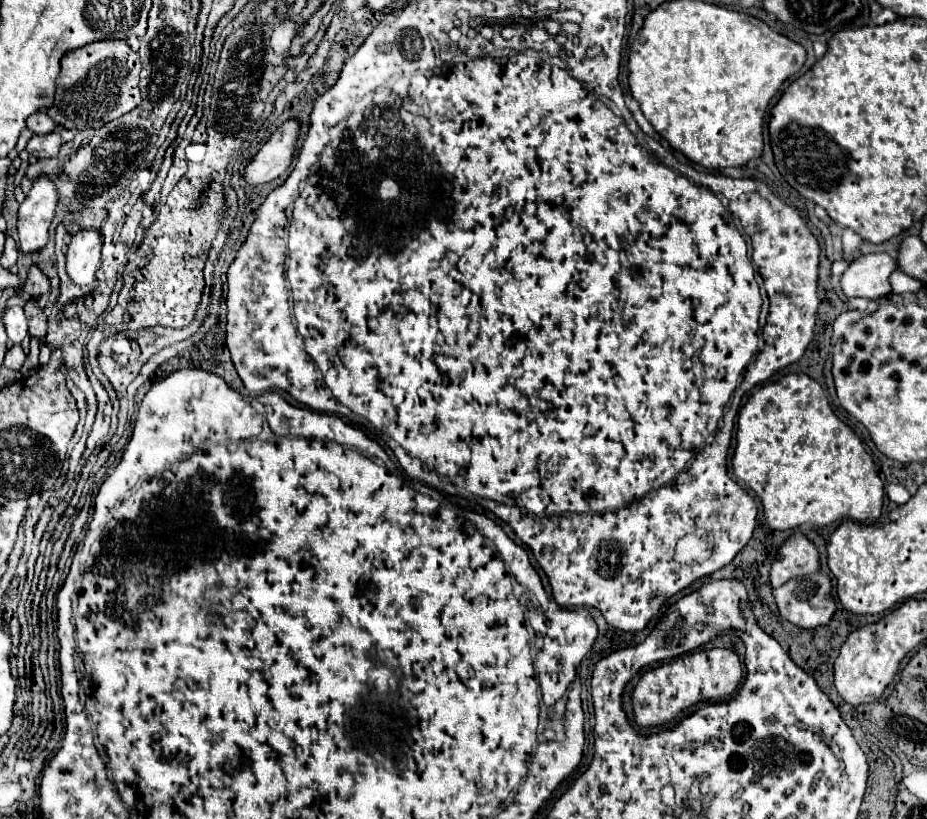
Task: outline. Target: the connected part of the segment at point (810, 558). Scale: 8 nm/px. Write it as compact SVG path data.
M793 533L779 547L769 577L773 587L781 587L793 577L801 577L817 571L819 571L819 553L815 545L803 533Z

